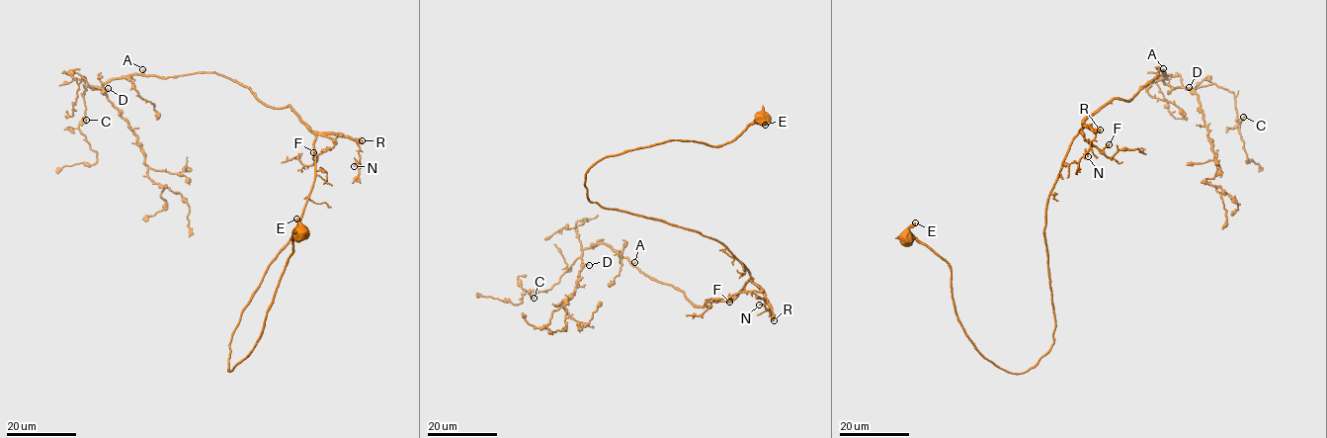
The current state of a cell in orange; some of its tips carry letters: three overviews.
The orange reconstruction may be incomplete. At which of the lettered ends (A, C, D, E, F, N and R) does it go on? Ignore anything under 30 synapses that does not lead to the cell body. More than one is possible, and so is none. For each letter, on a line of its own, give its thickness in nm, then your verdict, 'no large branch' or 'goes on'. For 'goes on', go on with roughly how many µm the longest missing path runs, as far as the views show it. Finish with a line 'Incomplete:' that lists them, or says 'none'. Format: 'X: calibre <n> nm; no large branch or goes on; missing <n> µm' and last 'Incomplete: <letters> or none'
A: calibre 170 nm; no large branch
C: calibre 150 nm; no large branch
D: calibre 110 nm; no large branch
E: calibre 380 nm; no large branch
F: calibre 320 nm; no large branch
N: calibre 110 nm; no large branch
R: calibre 480 nm; goes on; missing 80 µm
Incomplete: R

